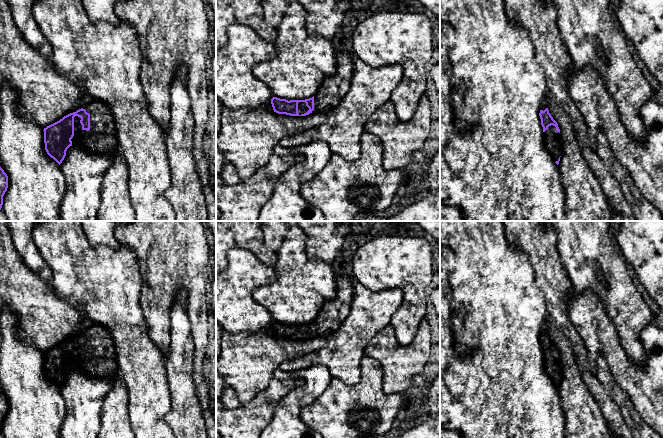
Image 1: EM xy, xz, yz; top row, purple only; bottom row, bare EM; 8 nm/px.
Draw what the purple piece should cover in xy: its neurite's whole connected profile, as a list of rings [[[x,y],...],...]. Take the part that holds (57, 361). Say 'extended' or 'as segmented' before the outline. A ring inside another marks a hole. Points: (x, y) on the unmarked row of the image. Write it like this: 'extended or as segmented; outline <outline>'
extended; outline [[[86,323],[81,333],[64,340],[43,355],[45,374],[59,389],[72,369],[94,377],[112,377],[118,372],[112,336],[104,327],[93,323]]]

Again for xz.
extended; outline [[[338,273],[336,275],[336,296],[325,303],[315,320],[305,324],[286,324],[273,321],[271,328],[274,336],[290,340],[329,338],[341,326],[350,312],[354,296],[354,284],[351,277]]]

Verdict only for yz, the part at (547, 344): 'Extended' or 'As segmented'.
Extended

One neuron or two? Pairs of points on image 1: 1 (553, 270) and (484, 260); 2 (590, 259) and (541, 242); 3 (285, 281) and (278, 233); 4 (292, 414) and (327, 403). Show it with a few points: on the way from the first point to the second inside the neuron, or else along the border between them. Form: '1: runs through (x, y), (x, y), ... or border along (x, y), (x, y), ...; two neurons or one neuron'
1: border along (519, 248), (528, 258), (534, 284), (539, 290); two neurons
2: border along (554, 231), (559, 259), (565, 269); two neurons
3: border along (288, 231), (276, 252); two neurons
4: border along (317, 397), (300, 411), (300, 418), (308, 427); two neurons

